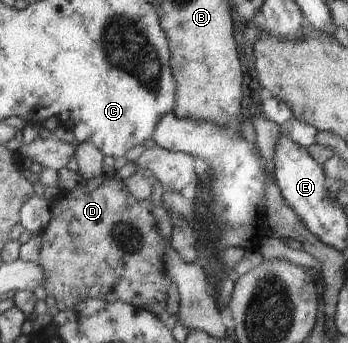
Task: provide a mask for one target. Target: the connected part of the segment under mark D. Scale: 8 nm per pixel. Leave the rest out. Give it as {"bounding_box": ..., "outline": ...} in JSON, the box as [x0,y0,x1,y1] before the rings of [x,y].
{"bounding_box":[39,174,173,316],"outline":[[[105,174],[98,179],[91,179],[91,183],[85,181],[73,191],[62,191],[53,198],[53,221],[47,226],[45,235],[42,235],[42,258],[39,263],[47,273],[43,293],[49,293],[56,299],[61,312],[95,298],[127,302],[161,316],[161,313],[165,313],[165,291],[168,293],[173,279],[163,271],[163,249],[151,249],[165,245],[165,237],[159,235],[151,211],[151,199],[139,199],[129,189],[126,180],[107,177]]]}

